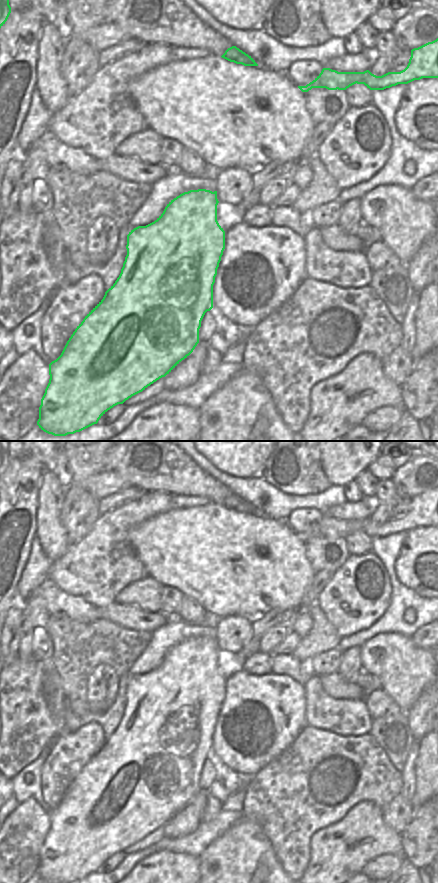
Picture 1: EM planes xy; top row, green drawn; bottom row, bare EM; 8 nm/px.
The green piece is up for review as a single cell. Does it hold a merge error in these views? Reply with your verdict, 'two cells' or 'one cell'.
two cells

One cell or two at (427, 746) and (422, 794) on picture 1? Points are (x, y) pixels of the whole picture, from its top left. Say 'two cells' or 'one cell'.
one cell

